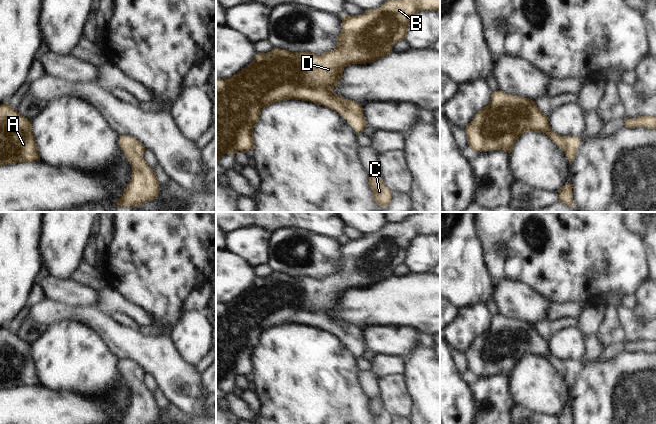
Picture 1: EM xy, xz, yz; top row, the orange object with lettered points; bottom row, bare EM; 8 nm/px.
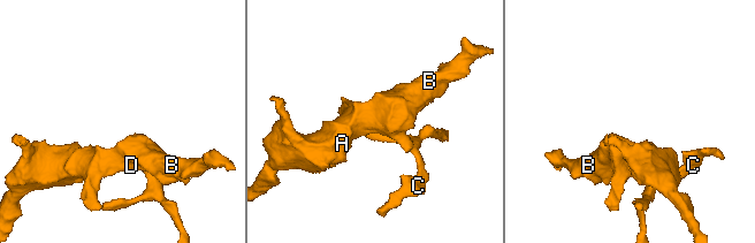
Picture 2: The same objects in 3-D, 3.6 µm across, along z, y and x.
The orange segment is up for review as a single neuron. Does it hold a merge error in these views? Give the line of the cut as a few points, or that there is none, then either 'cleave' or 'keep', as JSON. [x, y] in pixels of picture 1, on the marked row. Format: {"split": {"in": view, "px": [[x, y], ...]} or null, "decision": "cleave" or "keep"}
{"split": null, "decision": "keep"}

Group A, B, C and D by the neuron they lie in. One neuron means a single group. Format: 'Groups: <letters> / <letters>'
Groups: A B C D.

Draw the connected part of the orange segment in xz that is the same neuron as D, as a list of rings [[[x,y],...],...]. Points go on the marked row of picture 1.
[[[388,0],[383,6],[366,10],[361,15],[343,16],[342,31],[337,36],[337,47],[334,50],[315,54],[311,52],[292,53],[285,49],[273,48],[268,53],[258,53],[248,66],[233,77],[216,78],[216,165],[225,153],[235,155],[238,151],[246,153],[254,149],[253,129],[260,119],[261,111],[279,101],[296,99],[323,105],[339,113],[354,128],[356,134],[360,134],[367,127],[362,104],[344,99],[332,89],[334,86],[339,86],[344,68],[352,64],[374,62],[389,55],[392,52],[392,46],[406,38],[409,23],[416,13],[438,9],[440,9],[440,0]]]

